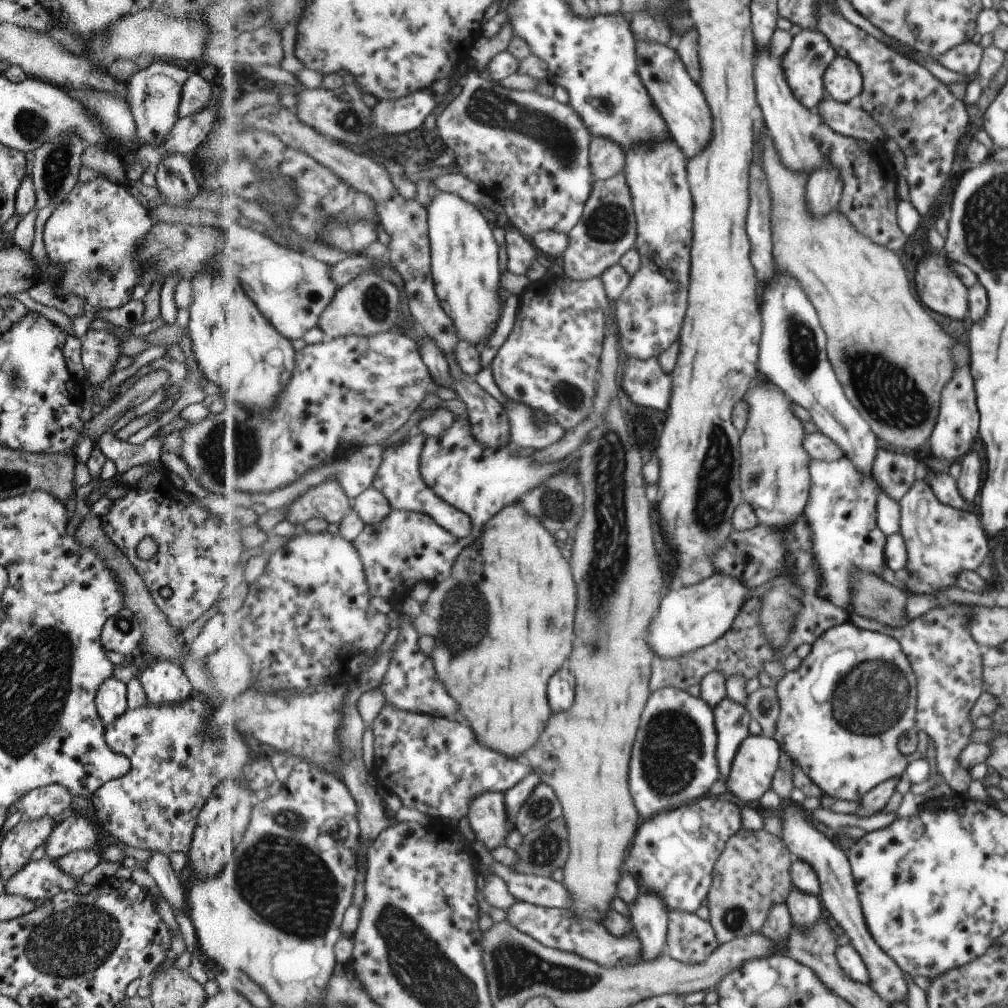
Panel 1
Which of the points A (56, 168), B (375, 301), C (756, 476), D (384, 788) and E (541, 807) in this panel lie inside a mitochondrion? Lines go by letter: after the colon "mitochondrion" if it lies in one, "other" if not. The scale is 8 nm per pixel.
A: mitochondrion
B: mitochondrion
C: mitochondrion
D: other
E: mitochondrion

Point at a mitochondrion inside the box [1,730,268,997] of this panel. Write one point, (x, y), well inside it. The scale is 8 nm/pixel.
(85, 936)

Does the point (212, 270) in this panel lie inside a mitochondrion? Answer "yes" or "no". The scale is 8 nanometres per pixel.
no

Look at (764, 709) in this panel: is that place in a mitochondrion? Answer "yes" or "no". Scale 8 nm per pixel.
no

